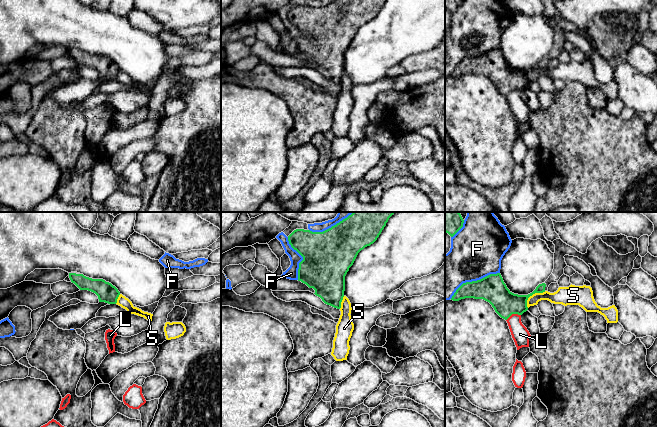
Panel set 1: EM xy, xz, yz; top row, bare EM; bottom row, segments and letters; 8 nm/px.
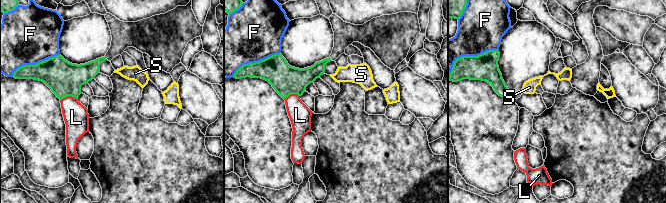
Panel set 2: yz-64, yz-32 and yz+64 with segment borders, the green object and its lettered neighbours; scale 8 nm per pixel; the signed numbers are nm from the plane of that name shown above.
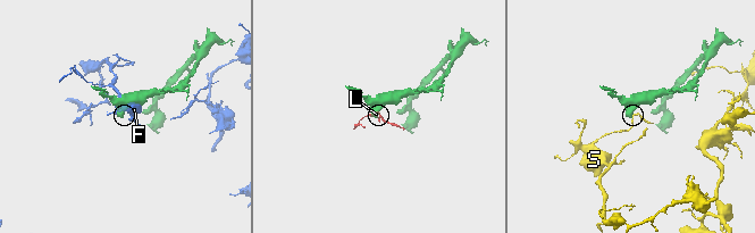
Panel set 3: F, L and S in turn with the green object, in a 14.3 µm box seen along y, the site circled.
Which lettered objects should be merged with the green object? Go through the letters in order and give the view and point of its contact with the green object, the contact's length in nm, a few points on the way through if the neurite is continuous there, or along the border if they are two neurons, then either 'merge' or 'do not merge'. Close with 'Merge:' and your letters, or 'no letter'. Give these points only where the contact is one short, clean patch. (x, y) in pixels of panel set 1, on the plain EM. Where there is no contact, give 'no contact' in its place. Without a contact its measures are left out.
F: contact yz (473, 57); length 460 nm; do not merge
L: contact yz (513, 89); length 130 nm; border yz (520, 90), (512, 90), (506, 96); do not merge
S: contact yz (532, 70); length 200 nm; border yz (545, 67), (533, 69), (528, 74), (526, 82); do not merge
Merge: no letter

